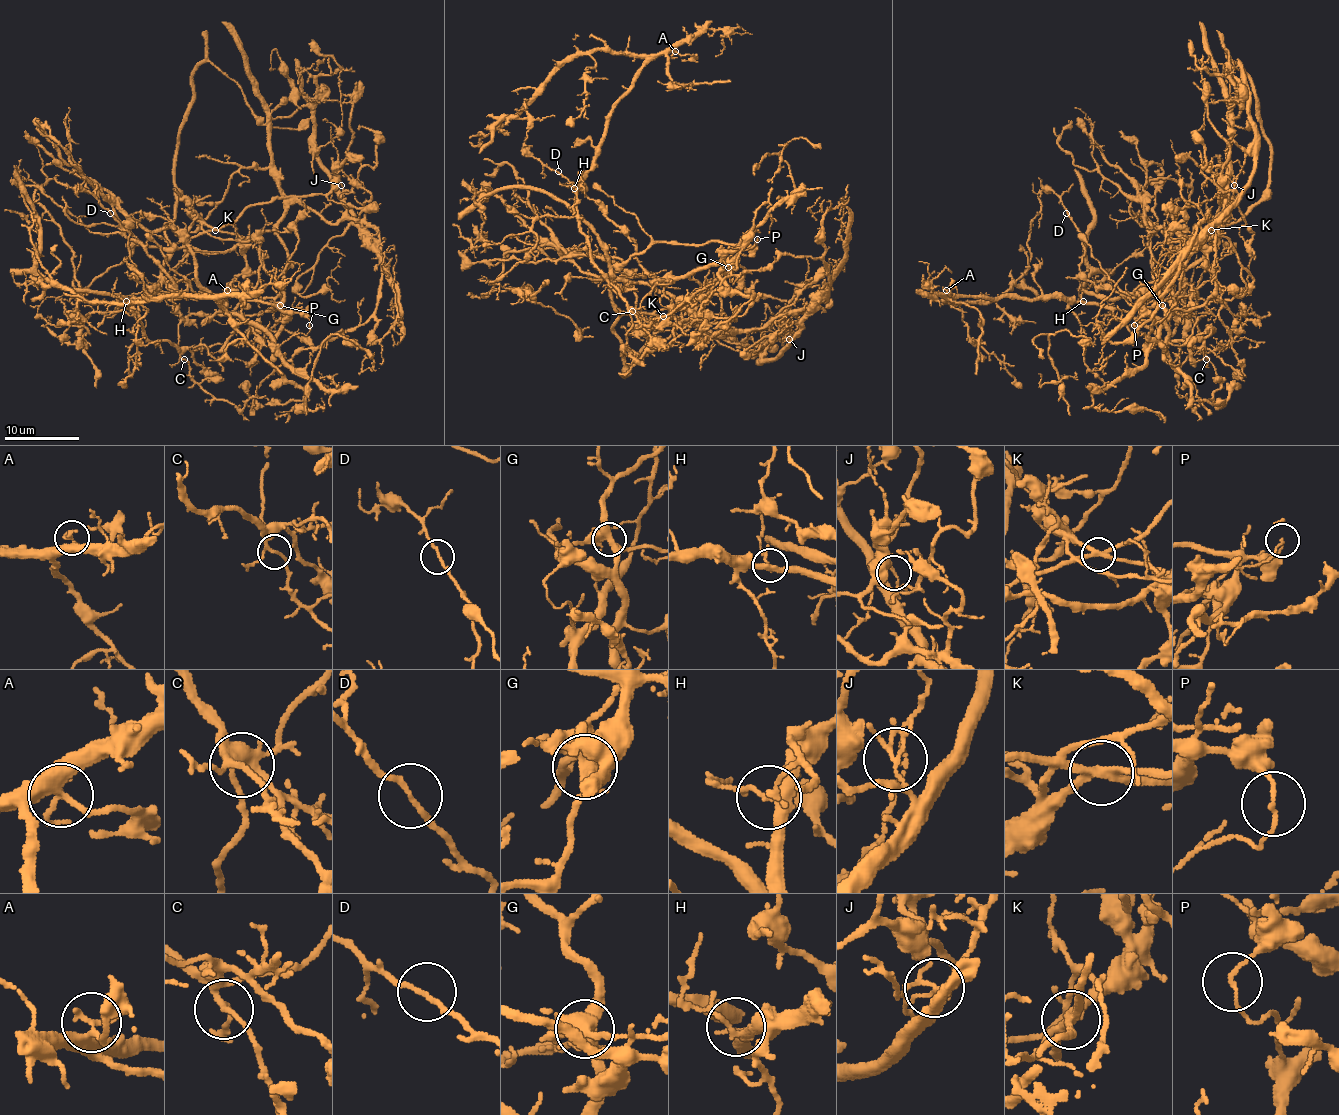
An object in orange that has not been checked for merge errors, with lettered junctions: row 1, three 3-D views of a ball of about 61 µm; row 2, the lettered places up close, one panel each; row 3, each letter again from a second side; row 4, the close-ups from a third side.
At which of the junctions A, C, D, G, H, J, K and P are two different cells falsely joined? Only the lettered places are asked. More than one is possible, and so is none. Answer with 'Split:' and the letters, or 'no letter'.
Split: G, J, K, P

